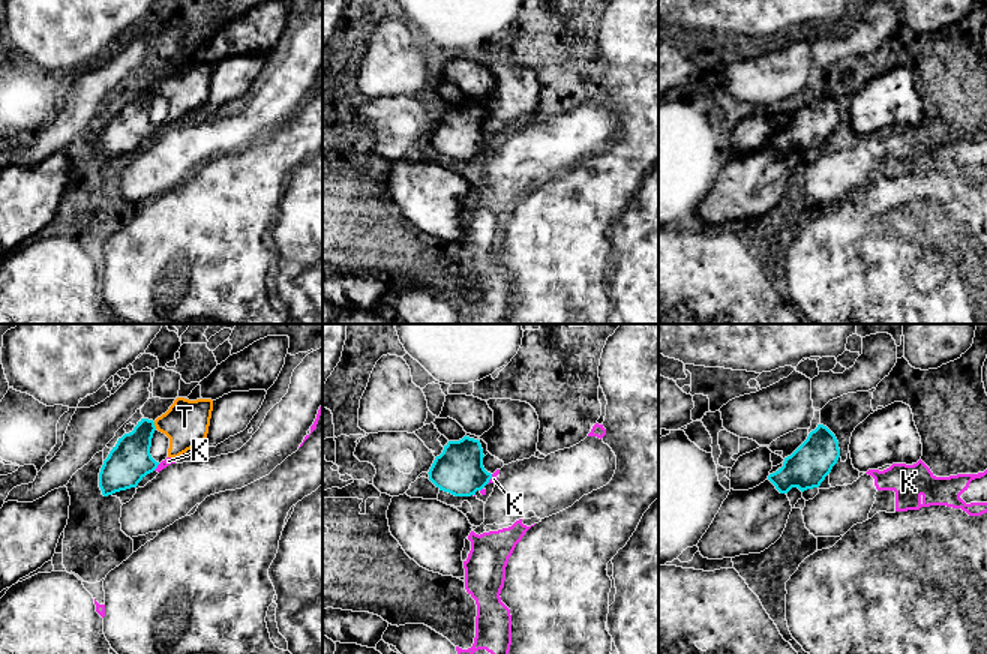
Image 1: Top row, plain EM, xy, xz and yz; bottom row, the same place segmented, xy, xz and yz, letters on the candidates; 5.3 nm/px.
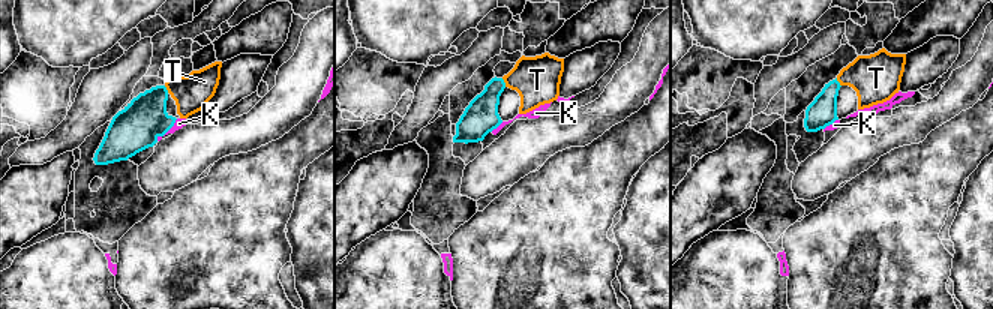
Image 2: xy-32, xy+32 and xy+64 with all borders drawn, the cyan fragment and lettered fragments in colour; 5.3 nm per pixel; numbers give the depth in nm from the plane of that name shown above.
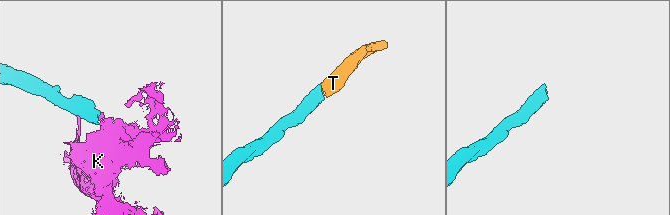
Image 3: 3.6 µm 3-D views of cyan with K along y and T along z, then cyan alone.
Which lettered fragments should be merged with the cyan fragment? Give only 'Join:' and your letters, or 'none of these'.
Join: T

